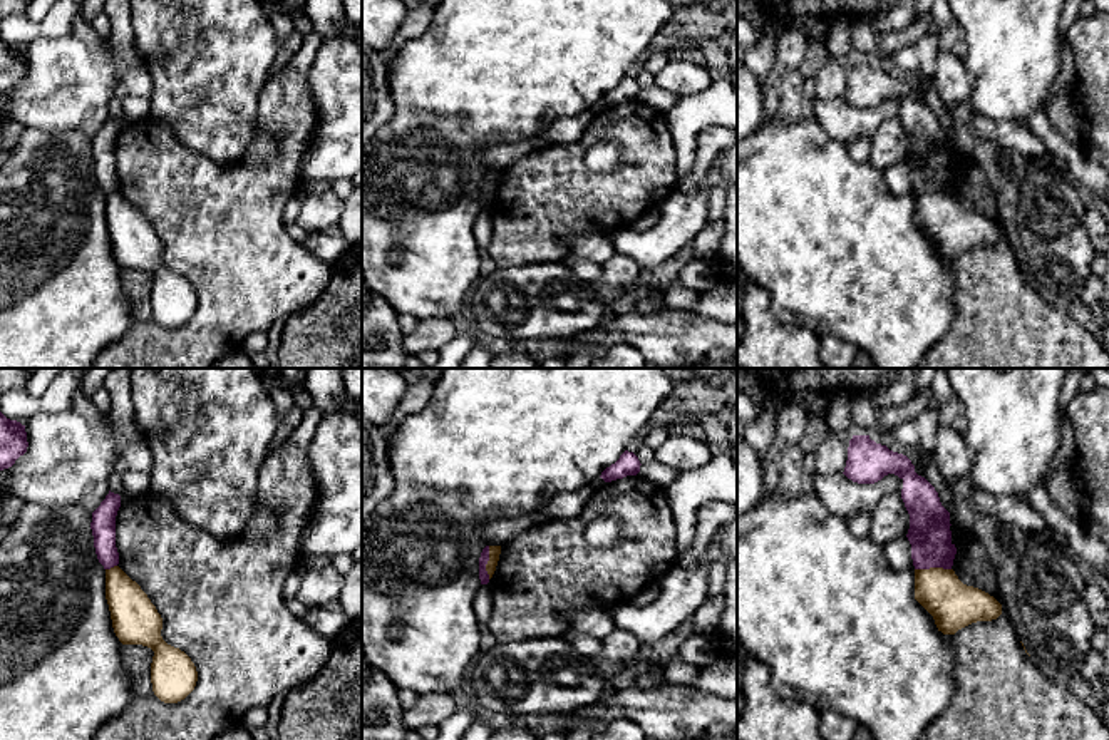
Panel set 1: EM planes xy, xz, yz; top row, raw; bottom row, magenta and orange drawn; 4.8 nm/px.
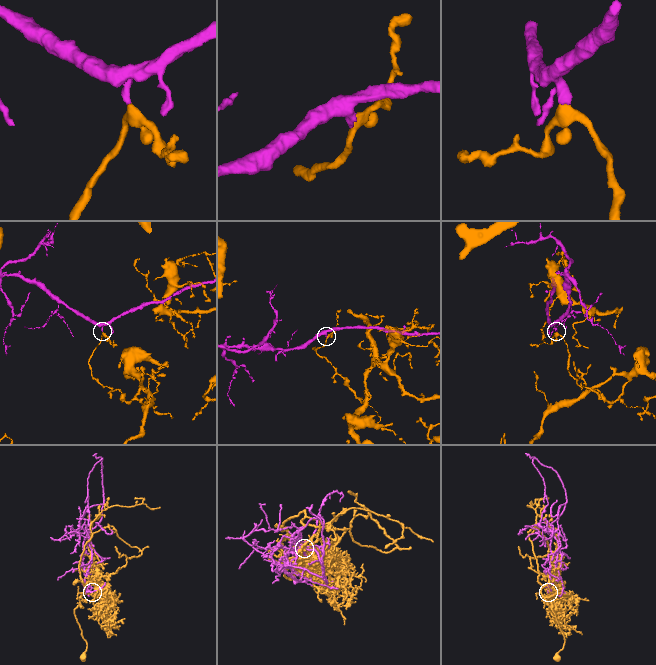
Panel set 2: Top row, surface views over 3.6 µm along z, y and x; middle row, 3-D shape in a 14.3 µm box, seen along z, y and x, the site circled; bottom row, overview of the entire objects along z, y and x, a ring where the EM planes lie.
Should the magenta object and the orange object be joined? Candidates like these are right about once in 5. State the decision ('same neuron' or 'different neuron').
different neuron

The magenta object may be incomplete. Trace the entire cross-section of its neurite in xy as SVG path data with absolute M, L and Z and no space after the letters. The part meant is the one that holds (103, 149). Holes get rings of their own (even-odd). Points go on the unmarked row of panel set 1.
M109 116L101 131L92 137L92 161L99 188L104 194L119 189L119 177L116 172L116 141L121 132L121 121Z

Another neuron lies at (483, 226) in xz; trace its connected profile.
M481 209L472 228L474 239L481 251L487 249L493 238L493 218L489 209Z

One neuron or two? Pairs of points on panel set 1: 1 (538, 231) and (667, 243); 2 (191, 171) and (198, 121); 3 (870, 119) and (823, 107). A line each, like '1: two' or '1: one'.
1: two
2: two
3: one

